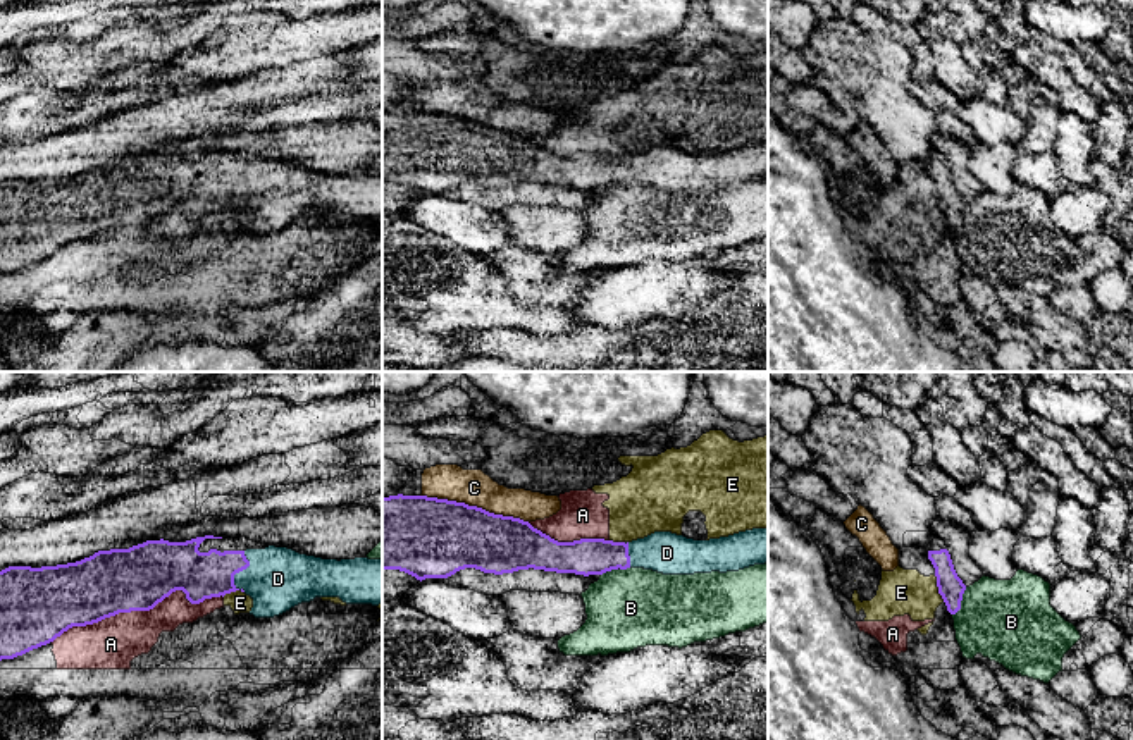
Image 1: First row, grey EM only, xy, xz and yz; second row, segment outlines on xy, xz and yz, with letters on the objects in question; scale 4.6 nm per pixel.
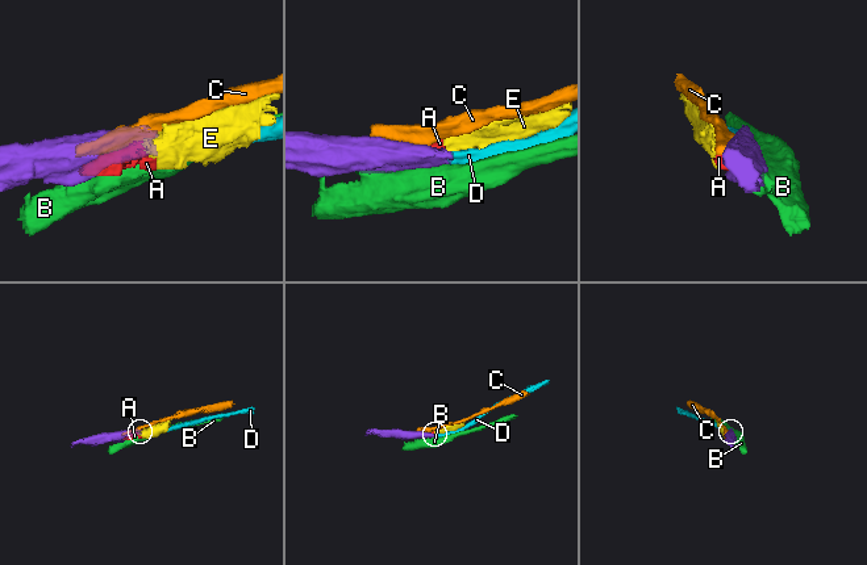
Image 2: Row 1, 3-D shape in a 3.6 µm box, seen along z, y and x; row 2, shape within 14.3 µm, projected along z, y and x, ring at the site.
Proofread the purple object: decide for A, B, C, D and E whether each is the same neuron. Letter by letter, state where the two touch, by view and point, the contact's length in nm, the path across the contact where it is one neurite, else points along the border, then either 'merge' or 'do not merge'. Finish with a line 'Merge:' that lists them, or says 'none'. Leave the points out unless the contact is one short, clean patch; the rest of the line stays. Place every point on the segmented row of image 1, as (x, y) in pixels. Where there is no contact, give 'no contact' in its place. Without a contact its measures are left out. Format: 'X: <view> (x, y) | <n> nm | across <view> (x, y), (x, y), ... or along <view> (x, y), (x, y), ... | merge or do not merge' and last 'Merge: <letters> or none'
A: xy (138, 610) | 850 nm | do not merge
B: yz (961, 599) | 150 nm | do not merge
C: xz (474, 506) | 500 nm | do not merge
D: xy (240, 570) | 190 nm | across xy (200, 575), (240, 570), (278, 579) | merge
E: yz (939, 589) | 140 nm | along yz (934, 575), (937, 592), (944, 601) | do not merge
Merge: D

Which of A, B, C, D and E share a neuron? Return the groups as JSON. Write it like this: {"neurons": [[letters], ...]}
{"neurons": [["A", "E"], ["B"], ["C"], ["D"]]}

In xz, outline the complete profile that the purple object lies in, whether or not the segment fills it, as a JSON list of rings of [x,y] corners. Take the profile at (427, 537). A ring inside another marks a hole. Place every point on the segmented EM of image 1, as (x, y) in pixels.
[[[382,497],[382,570],[399,570],[420,582],[448,578],[465,568],[494,575],[529,568],[584,577],[618,568],[694,575],[739,571],[766,561],[768,528],[709,540],[654,532],[632,542],[558,542],[529,521],[465,503]]]

